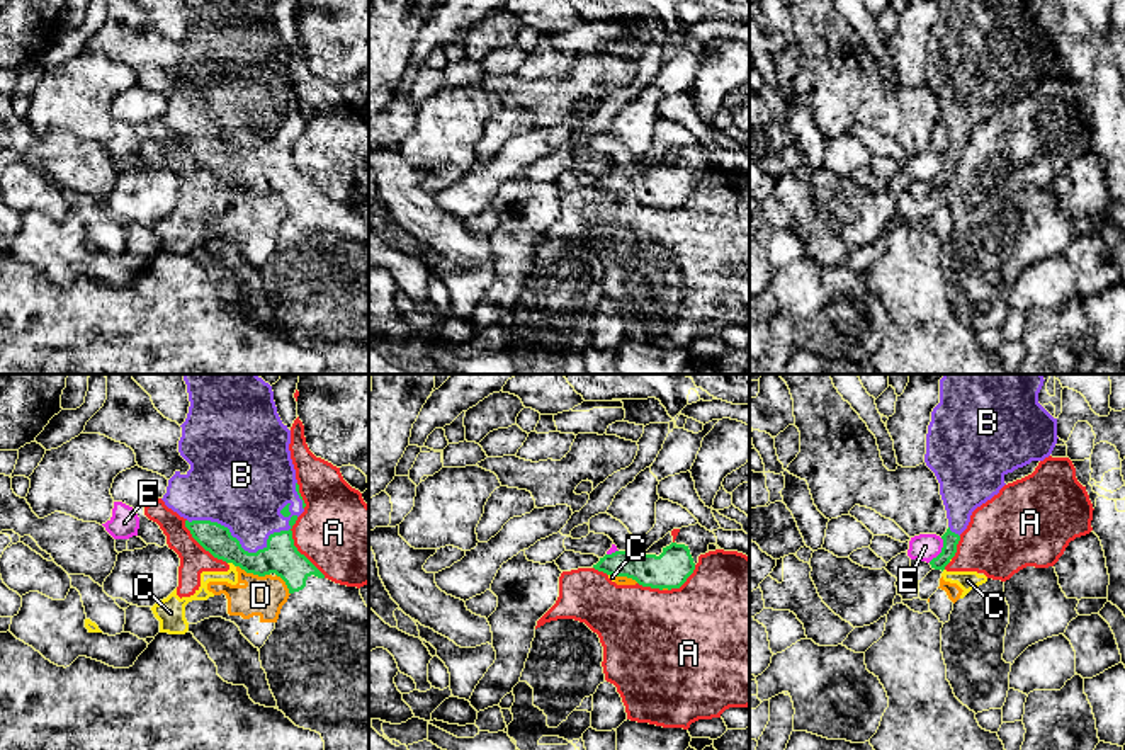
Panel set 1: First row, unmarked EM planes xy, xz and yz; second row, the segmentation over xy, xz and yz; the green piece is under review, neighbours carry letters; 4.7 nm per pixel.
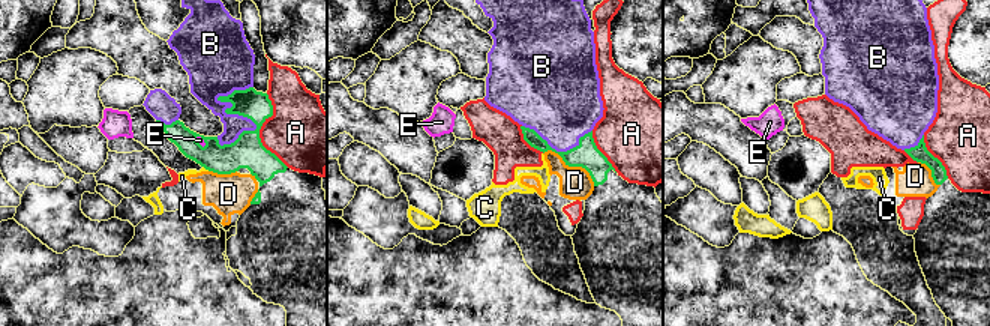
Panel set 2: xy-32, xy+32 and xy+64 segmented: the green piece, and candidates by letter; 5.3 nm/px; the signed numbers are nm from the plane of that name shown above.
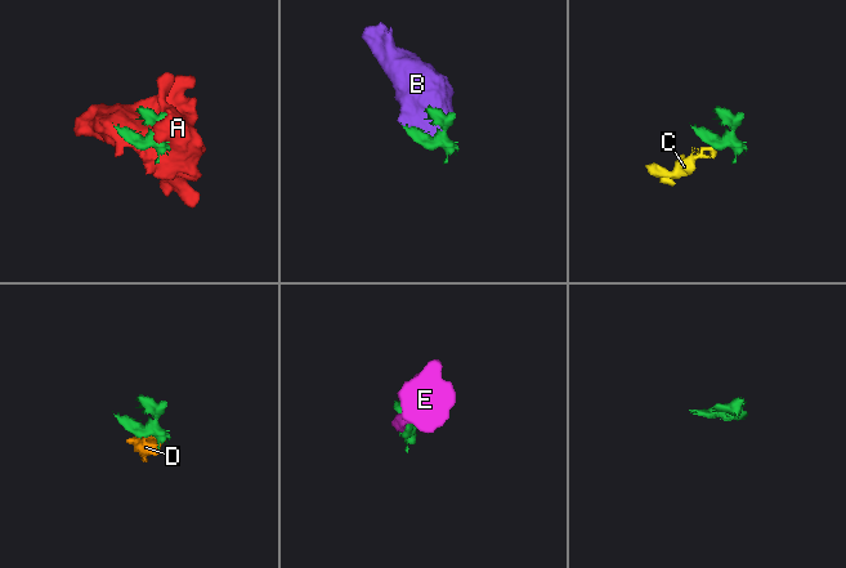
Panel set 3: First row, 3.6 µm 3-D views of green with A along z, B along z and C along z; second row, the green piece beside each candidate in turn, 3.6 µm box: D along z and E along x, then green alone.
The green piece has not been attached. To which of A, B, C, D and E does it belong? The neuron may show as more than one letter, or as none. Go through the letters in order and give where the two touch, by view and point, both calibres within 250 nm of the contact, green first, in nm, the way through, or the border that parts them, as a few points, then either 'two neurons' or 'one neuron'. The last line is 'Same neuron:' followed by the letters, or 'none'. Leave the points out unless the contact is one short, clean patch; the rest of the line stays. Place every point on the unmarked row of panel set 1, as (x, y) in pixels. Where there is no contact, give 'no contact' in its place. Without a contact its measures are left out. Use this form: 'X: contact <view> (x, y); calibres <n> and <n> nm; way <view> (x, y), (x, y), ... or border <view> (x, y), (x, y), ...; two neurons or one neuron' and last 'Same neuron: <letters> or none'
A: contact xy (296, 167); calibres 170 and 380 nm; two neurons
B: contact xy (247, 170); calibres 170 and 340 nm; one neuron
C: contact xy (231, 181); calibres 170 and 60 nm; border xy (228, 181), (235, 186); two neurons
D: contact xy (254, 193); calibres 170 and 190 nm; border xy (237, 184), (247, 191), (269, 194); two neurons
E: contact yz (942, 170); calibres 80 and 130 nm; border yz (942, 157), (942, 169), (928, 181); two neurons
Same neuron: B

